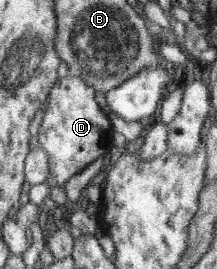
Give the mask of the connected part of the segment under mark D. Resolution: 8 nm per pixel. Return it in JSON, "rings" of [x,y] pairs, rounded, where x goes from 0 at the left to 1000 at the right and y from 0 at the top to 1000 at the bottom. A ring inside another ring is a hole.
{"rings":[[[323,275],[267,297],[212,368],[212,413],[184,480],[175,528],[221,572],[230,647],[217,684],[249,695],[313,677],[341,647],[369,647],[410,610],[516,558],[516,461],[433,372],[433,335]]]}

